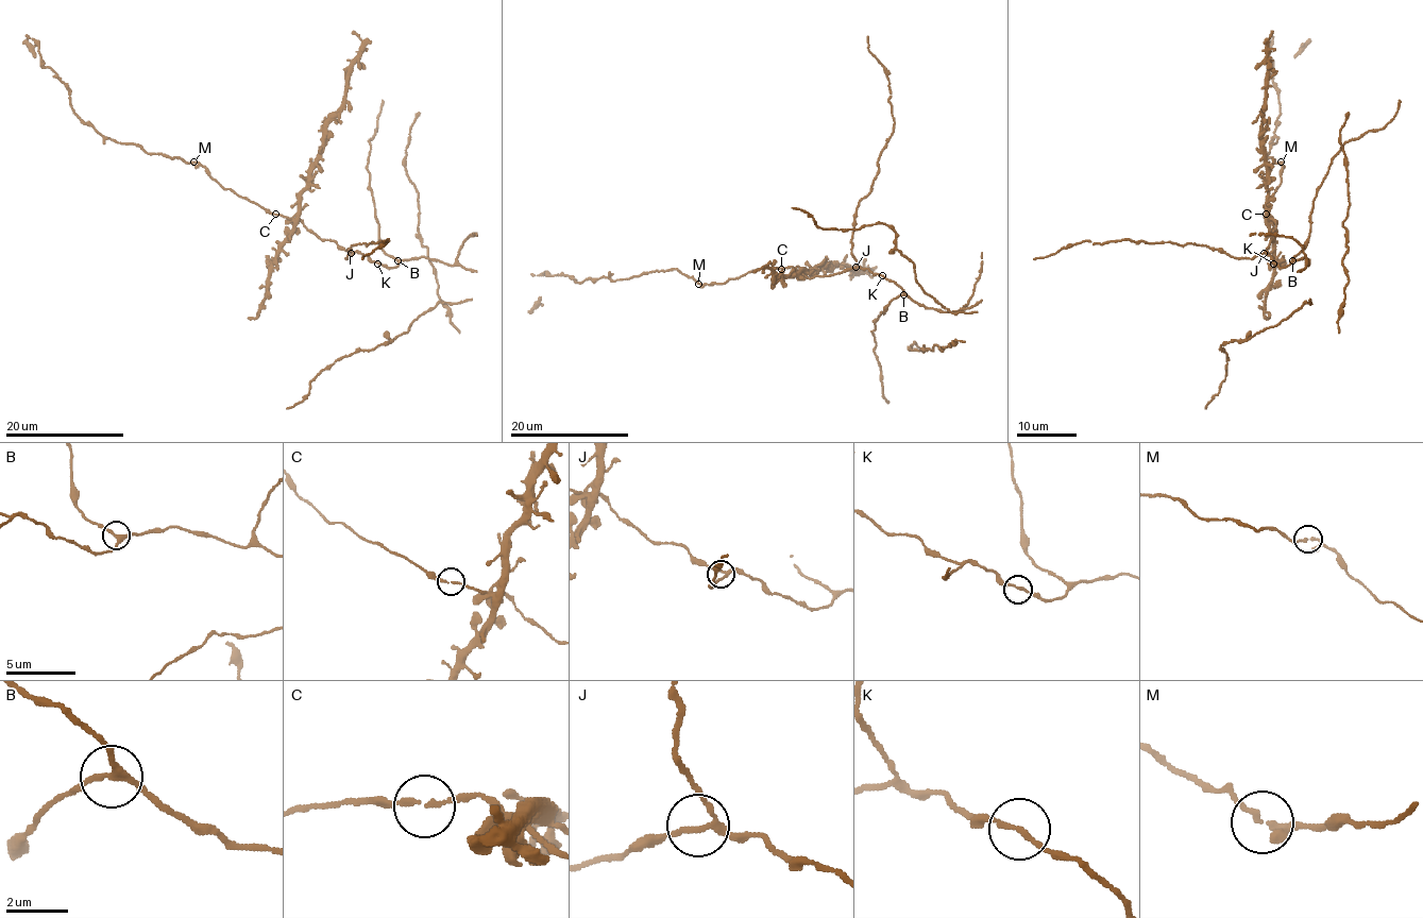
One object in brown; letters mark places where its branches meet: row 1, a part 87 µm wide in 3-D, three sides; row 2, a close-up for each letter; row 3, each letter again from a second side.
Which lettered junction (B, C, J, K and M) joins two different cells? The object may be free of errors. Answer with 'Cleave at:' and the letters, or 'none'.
Cleave at: none

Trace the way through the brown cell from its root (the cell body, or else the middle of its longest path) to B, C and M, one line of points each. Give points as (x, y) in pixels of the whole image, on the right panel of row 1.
B: (1266, 252), (1278, 268), (1285, 268), (1292, 260)
C: (1266, 252), (1276, 227), (1271, 219), (1264, 217), (1266, 215)
M: (1266, 252), (1276, 227), (1271, 219), (1264, 217), (1266, 202), (1281, 183), (1281, 163)

